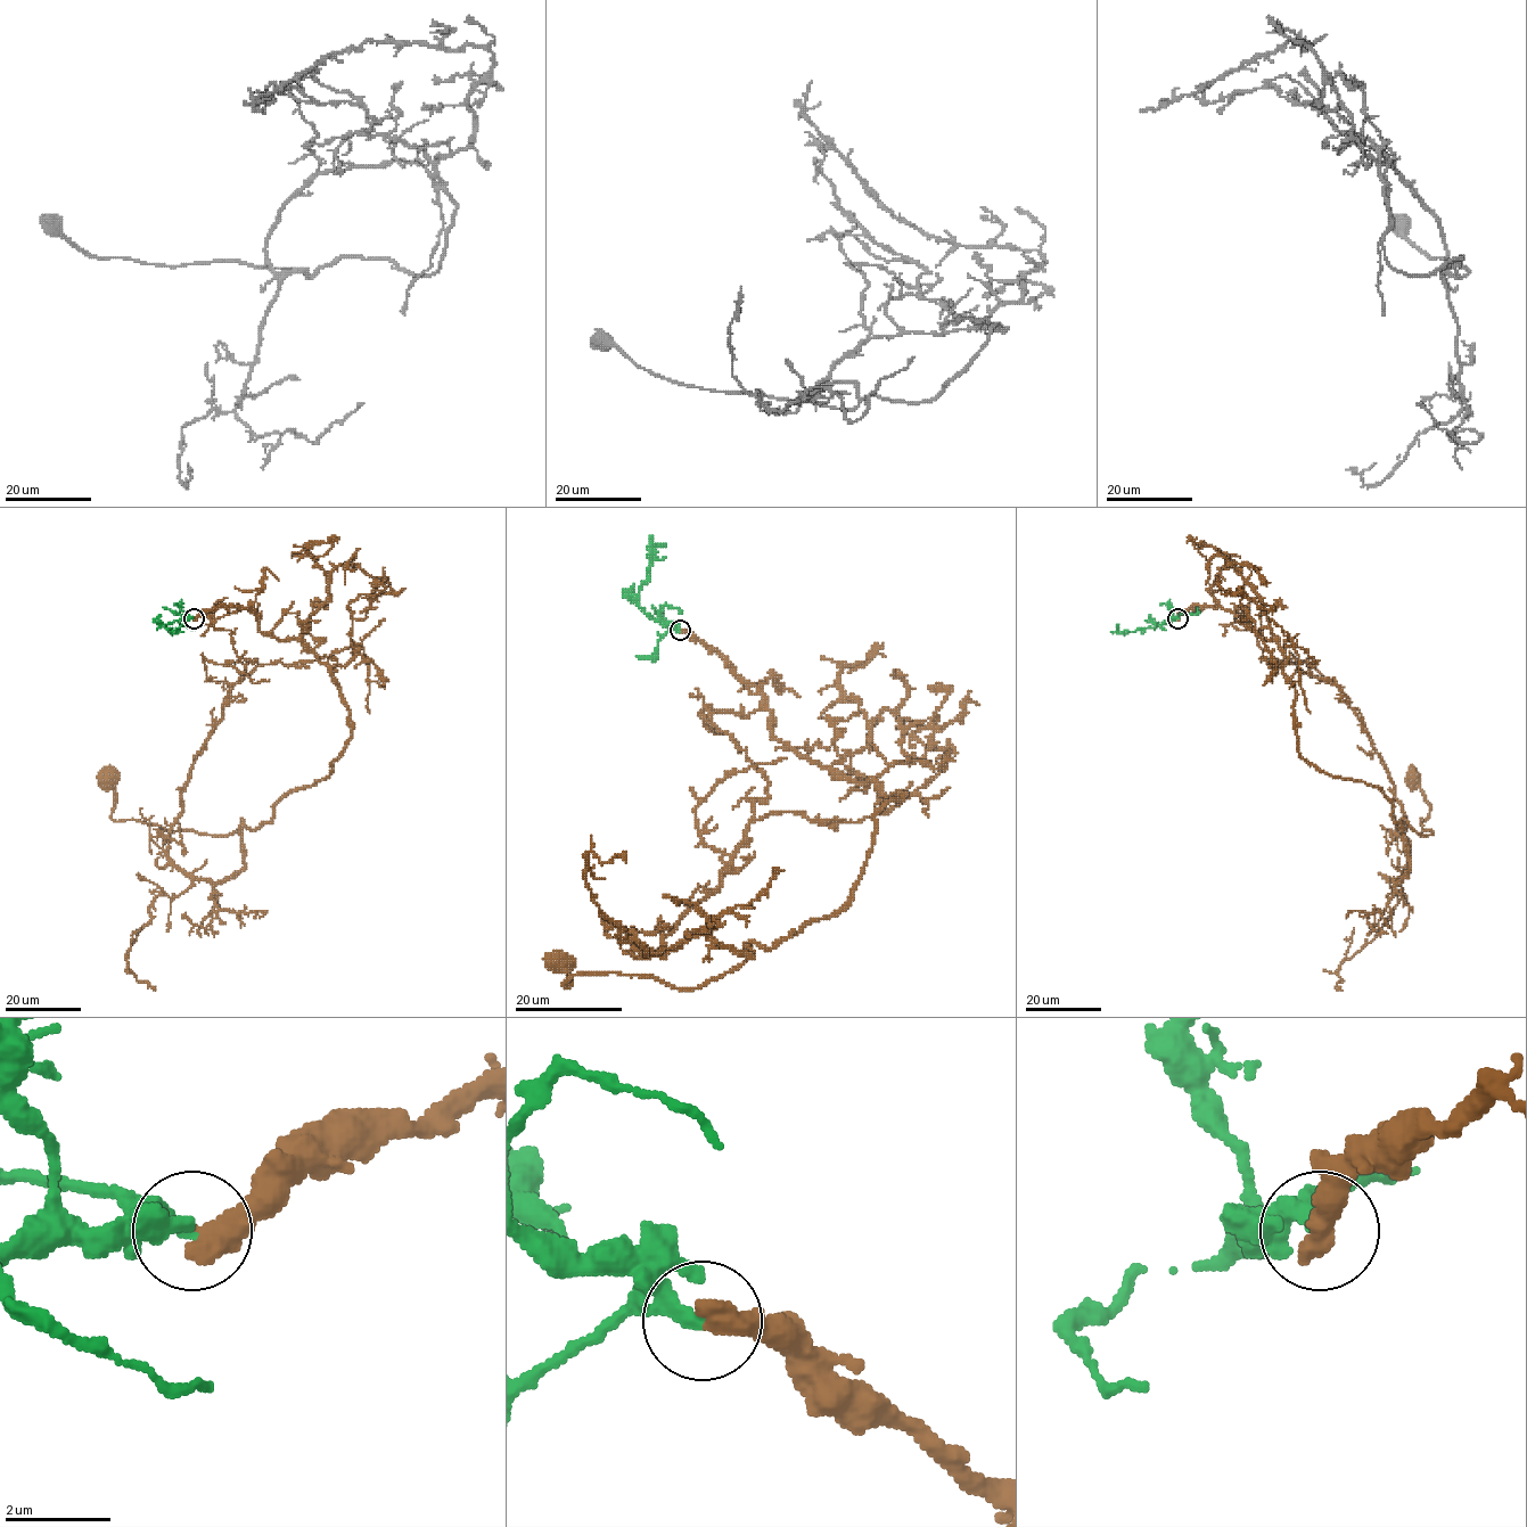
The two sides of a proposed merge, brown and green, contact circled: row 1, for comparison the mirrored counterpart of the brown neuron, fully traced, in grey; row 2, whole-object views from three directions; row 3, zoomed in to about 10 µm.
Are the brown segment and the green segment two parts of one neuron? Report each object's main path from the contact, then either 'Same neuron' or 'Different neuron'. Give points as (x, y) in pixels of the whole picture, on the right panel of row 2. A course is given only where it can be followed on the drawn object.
Course of brown: (1177, 618), (1218, 607), (1273, 639), (1297, 750), (1377, 787), (1402, 829), (1430, 835), (1413, 777). Course of green: (1177, 618), (1134, 631), (1119, 631), (1117, 624). Same neuron

